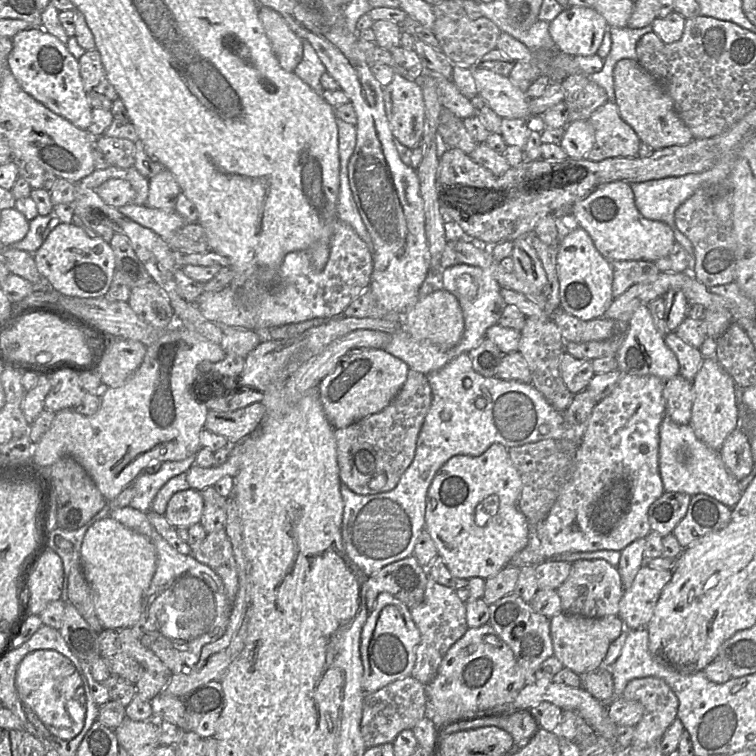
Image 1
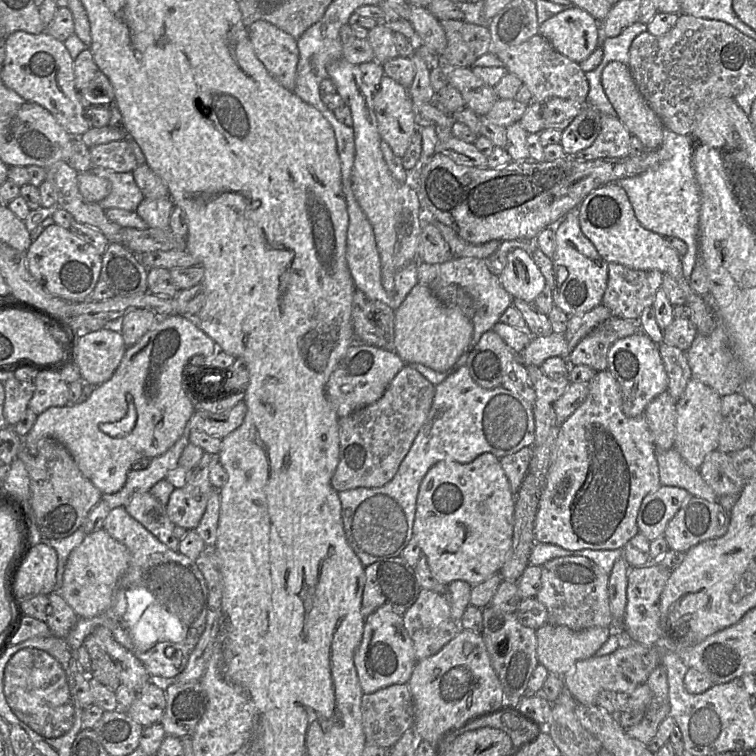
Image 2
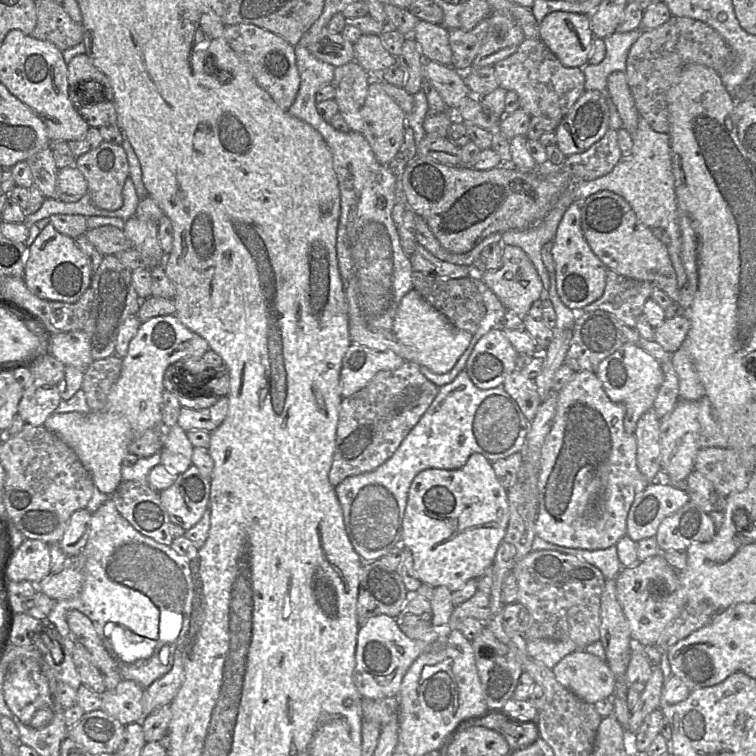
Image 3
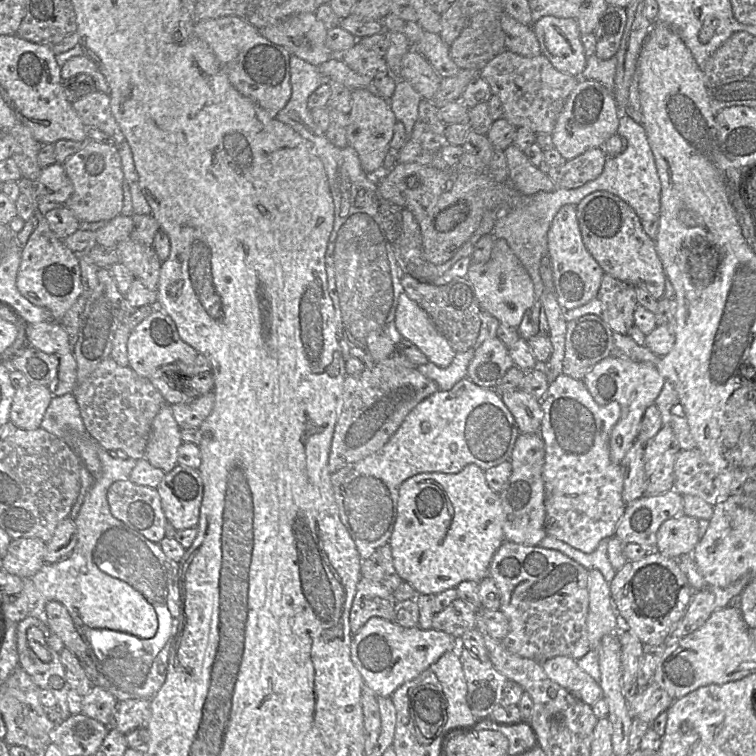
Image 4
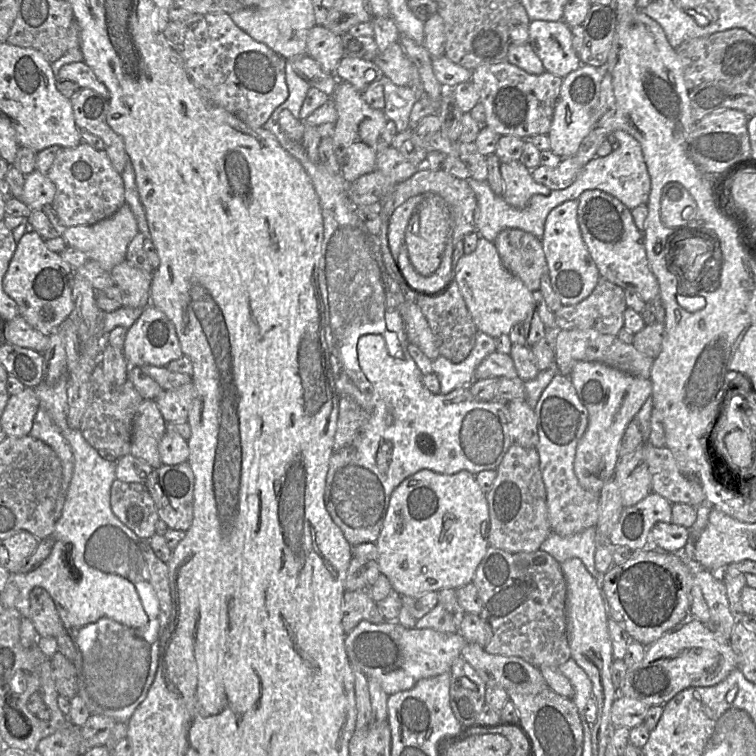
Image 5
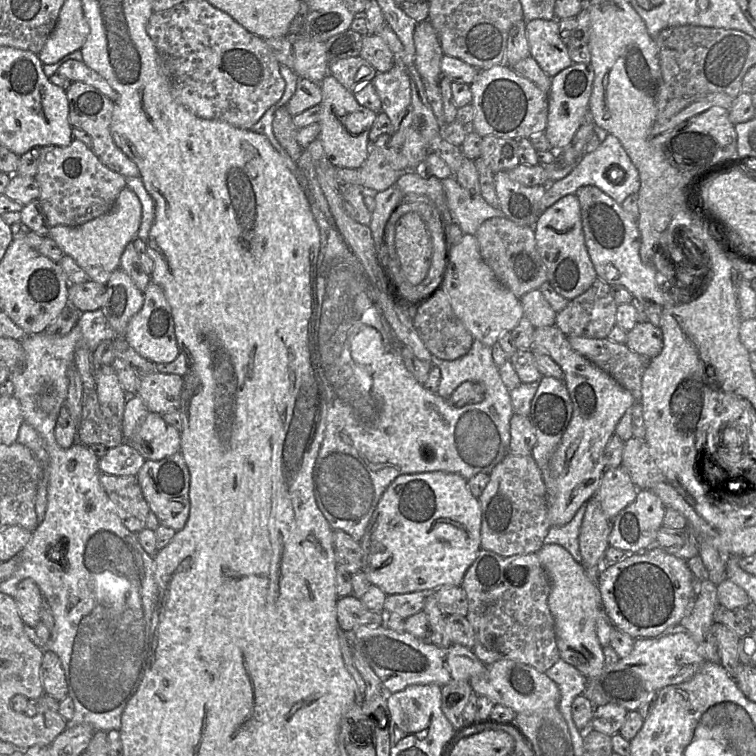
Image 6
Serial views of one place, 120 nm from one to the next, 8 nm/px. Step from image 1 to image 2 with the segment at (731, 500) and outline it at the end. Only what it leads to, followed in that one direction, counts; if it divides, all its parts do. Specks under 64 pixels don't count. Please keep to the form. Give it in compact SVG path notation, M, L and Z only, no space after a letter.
M674 449L658 450L660 484L685 489L689 494L718 502L719 497L704 481L698 469L692 468Z

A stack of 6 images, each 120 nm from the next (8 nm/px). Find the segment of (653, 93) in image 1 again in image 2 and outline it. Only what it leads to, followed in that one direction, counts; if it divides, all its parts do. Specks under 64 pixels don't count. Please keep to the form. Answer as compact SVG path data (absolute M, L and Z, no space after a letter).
M617 61L610 62L602 72L602 86L619 120L628 131L639 138L647 150L661 147L665 127L639 92L628 65Z

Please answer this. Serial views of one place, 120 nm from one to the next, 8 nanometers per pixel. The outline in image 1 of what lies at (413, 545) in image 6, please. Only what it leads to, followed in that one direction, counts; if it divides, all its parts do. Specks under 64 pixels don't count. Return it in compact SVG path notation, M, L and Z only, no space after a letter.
M492 444L476 457L456 455L439 469L427 492L424 529L432 538L438 557L453 576L486 580L506 567L527 546L529 522L519 509L521 491L520 474L510 458L509 449L502 444Z

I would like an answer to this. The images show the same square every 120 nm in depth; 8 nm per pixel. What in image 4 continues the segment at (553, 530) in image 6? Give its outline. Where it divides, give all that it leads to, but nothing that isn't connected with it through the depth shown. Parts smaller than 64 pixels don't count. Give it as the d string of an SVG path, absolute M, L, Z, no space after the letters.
M546 536L539 543L539 547L557 550L577 563L584 566L586 569L596 569L600 571L604 579L610 583L616 574L616 570L612 567L607 554L608 541L610 538L602 539L596 550L592 553L584 553L570 545L552 537Z

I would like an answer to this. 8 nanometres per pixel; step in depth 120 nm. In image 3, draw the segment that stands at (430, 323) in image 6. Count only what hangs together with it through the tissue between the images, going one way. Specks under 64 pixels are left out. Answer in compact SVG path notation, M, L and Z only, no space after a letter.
M413 271L412 284L423 299L458 329L475 334L485 316L486 308L481 294L471 277L442 278L436 275Z

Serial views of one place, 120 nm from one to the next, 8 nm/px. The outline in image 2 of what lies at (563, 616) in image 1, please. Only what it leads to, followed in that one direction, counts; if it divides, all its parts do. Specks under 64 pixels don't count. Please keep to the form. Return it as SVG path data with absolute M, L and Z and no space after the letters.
M545 623L535 630L537 658L549 673L564 675L576 662L590 658L611 636L610 627L574 631Z

